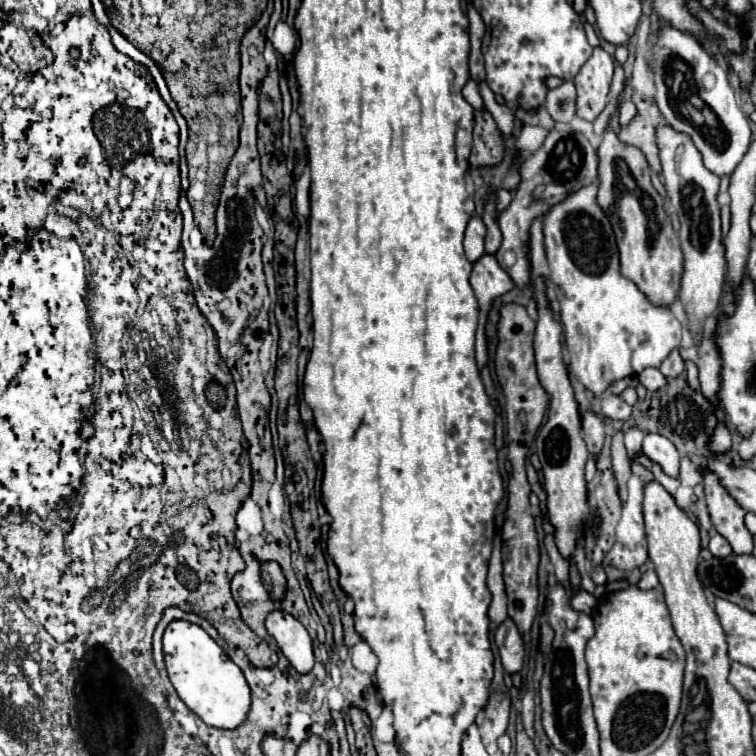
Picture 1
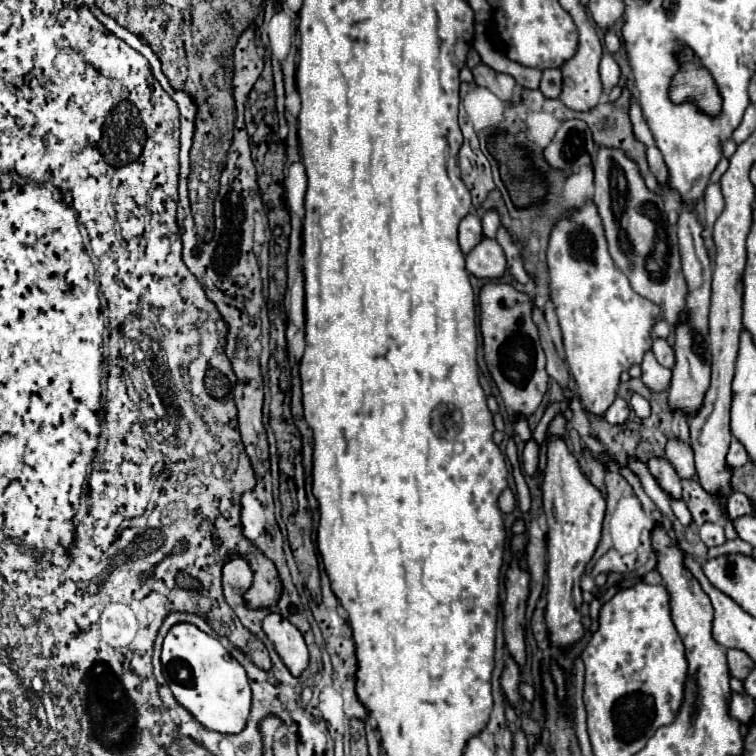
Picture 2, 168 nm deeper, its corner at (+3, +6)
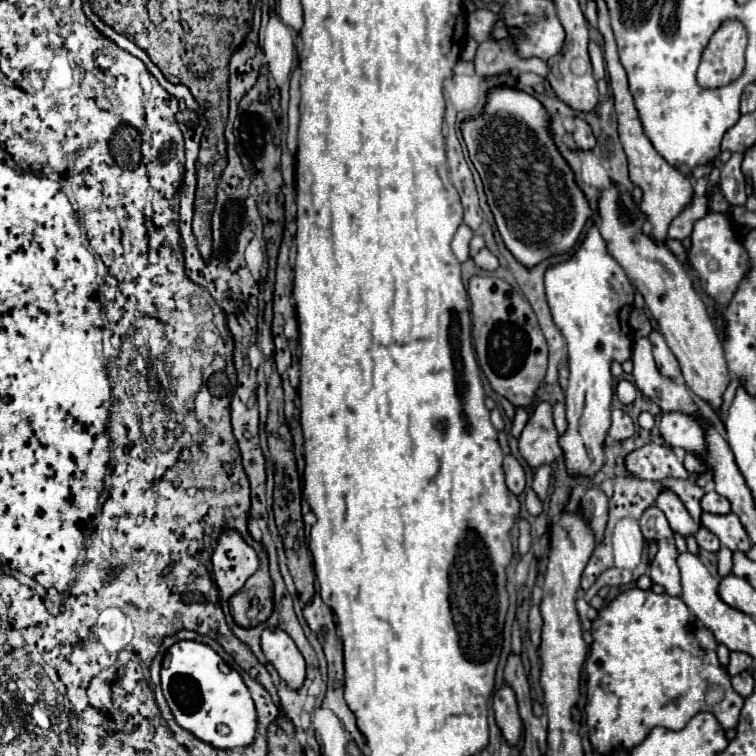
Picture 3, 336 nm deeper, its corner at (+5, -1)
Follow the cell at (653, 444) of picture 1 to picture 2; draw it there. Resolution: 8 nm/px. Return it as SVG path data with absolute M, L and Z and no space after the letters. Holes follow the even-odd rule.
M653 456L647 466L665 492L669 492L673 498L681 498L681 478L677 476L677 472L673 472L673 464L669 464L669 460Z

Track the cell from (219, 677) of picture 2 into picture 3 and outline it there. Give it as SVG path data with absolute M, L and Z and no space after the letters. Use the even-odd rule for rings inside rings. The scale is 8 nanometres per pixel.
M179 641L169 649L167 663L161 669L161 687L167 699L167 705L179 727L193 733L203 743L215 749L235 749L241 745L251 745L257 731L257 713L255 703L249 695L247 685L243 683L237 671L223 673L219 669L221 657L203 643L197 641ZM217 725L229 725L231 733L221 737Z

